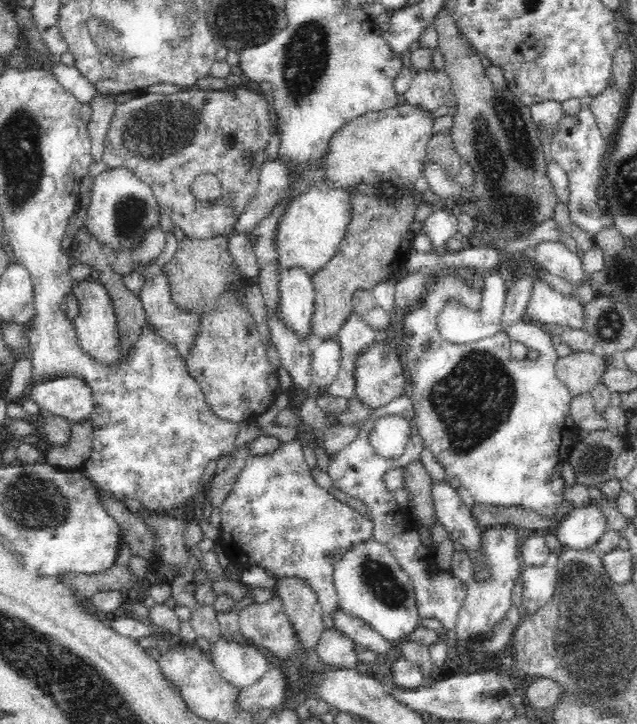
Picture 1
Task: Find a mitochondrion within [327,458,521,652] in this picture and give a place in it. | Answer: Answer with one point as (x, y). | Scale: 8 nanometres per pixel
(381, 581)

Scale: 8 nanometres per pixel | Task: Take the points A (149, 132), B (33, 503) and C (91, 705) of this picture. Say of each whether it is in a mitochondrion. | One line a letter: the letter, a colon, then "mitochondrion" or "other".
A: mitochondrion
B: mitochondrion
C: mitochondrion

